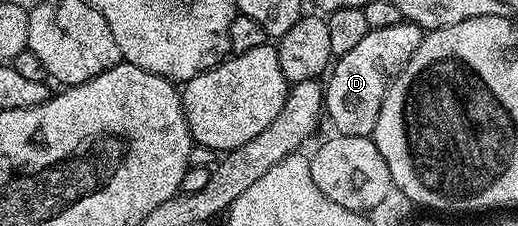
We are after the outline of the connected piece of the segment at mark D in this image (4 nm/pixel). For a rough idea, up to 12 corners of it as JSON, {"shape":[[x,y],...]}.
{"shape":[[407,22],[370,28],[331,65],[326,120],[372,135],[397,67],[424,41]]}

